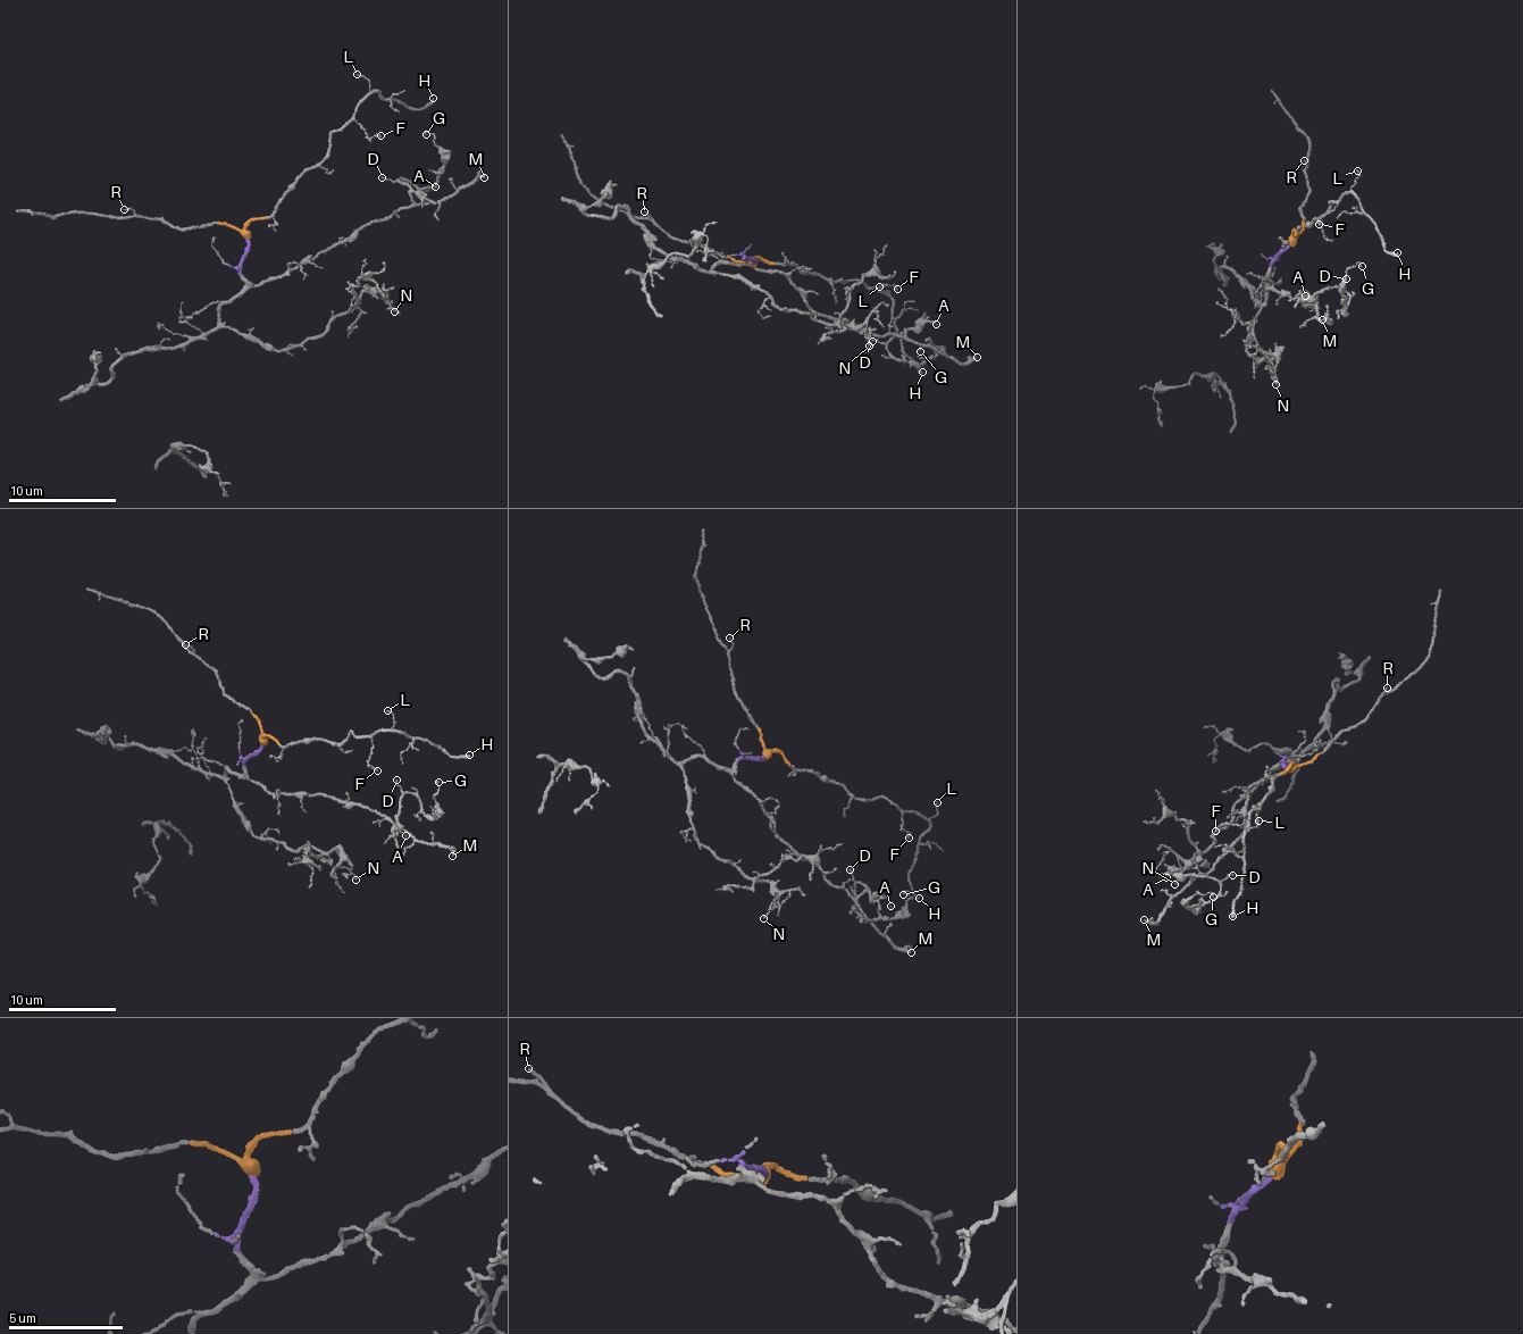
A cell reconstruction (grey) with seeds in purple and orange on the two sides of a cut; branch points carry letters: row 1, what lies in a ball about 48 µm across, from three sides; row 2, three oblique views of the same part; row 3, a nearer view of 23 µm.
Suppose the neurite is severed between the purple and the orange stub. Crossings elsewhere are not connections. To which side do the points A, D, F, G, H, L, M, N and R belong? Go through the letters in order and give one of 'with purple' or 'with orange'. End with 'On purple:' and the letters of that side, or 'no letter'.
A: with purple
D: with purple
F: with orange
G: with purple
H: with orange
L: with orange
M: with purple
N: with purple
R: with orange
On purple: A, D, G, M, N

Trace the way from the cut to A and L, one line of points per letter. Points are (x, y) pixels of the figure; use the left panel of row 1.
A: (248, 240), (240, 272), (258, 286), (411, 202), (411, 193), (436, 188)
L: (245, 239), (247, 226), (269, 216), (353, 115), (368, 92), (367, 80), (357, 75)

